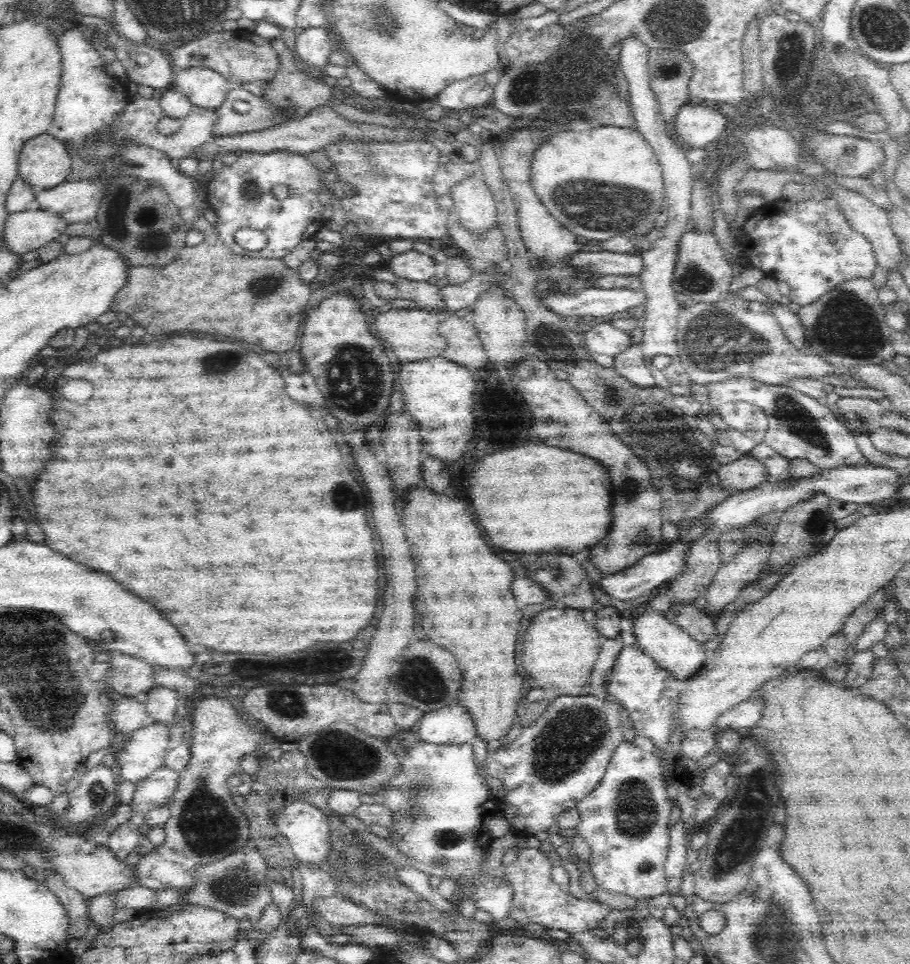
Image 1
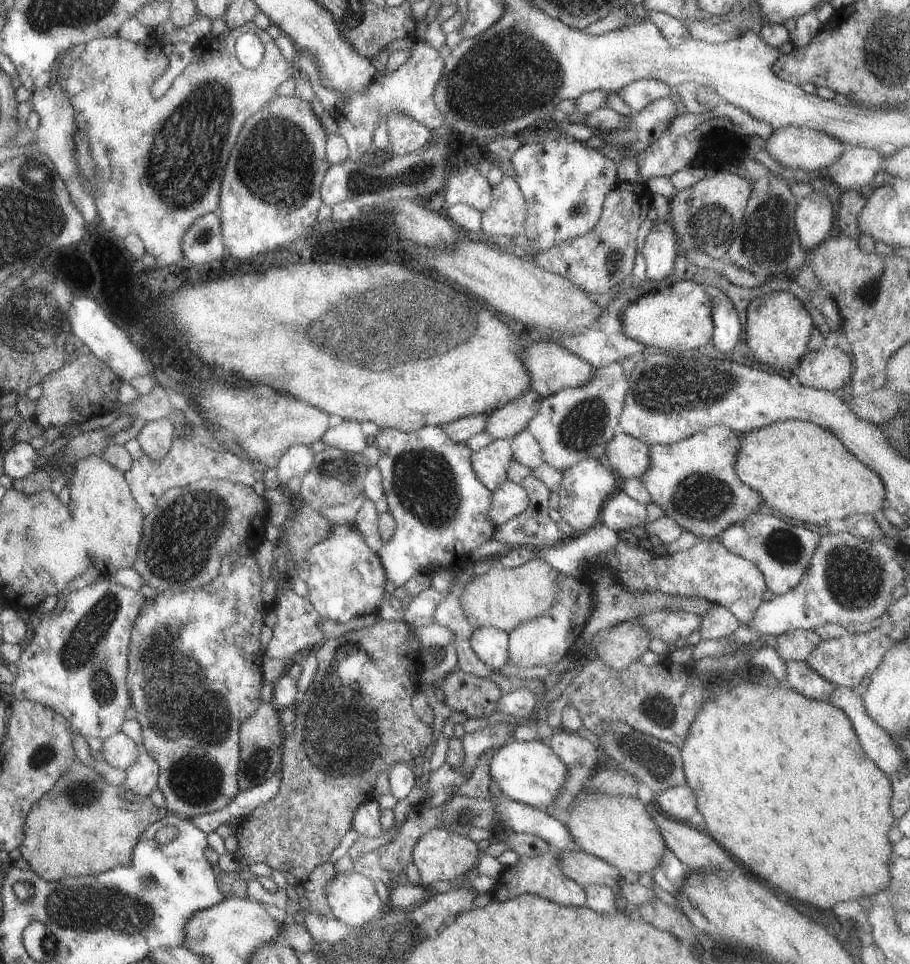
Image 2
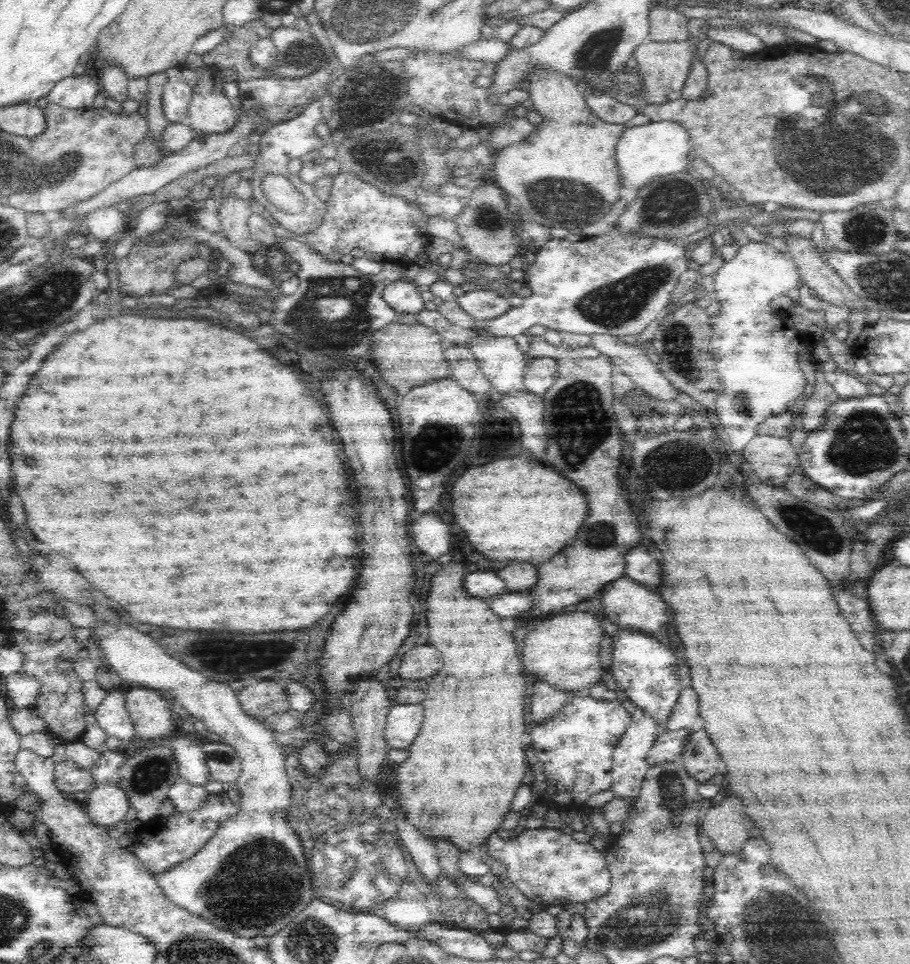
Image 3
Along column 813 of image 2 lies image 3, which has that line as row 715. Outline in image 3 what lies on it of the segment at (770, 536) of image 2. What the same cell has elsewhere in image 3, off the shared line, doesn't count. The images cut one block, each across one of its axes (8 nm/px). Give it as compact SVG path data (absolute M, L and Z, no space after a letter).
M538 681L533 686L533 694L528 698L532 703L530 710L532 718L536 722L544 721L551 717L556 711L560 710L562 703L567 701L568 697L575 695L576 692L564 692L552 688L547 682Z

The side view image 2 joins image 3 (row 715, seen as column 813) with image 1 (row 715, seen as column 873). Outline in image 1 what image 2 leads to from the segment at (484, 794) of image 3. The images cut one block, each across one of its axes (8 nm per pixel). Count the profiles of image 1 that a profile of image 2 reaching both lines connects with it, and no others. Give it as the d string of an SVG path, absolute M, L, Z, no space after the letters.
M422 481L405 488L402 509L406 538L416 562L418 592L414 598L414 608L420 614L422 630L428 634L430 642L450 650L462 668L464 686L457 702L474 717L478 737L487 742L500 739L509 731L512 716L518 704L523 702L520 693L522 680L514 666L514 644L522 622L522 612L512 596L514 572L486 546L484 538L468 516L468 504L464 500L436 492Z

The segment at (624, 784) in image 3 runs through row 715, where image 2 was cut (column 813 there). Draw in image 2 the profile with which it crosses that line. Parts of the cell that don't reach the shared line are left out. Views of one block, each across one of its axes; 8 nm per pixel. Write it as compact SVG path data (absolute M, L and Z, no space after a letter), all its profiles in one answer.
M809 629L788 630L775 637L773 650L783 662L804 661L811 650L815 650L822 640Z

